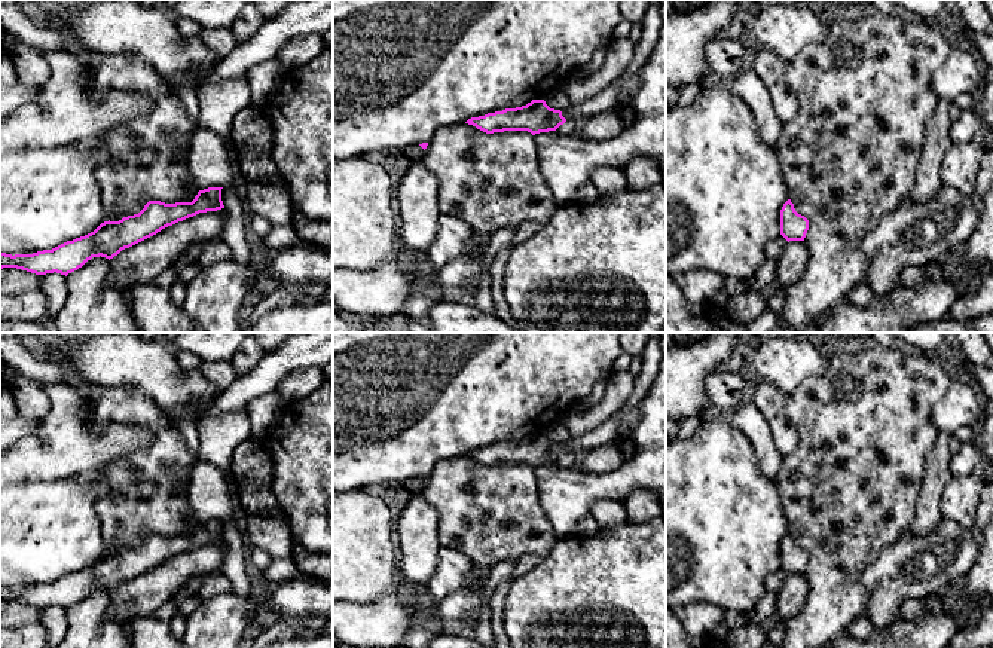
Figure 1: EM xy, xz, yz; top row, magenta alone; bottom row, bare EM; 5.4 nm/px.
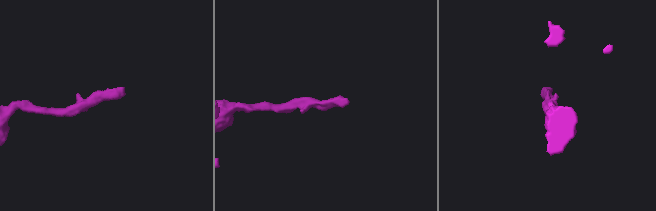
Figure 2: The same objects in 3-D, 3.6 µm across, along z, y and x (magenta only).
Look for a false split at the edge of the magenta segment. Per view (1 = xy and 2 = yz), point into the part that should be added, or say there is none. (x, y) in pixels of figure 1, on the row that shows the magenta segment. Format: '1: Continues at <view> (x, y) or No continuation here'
1: No continuation here
2: No continuation here

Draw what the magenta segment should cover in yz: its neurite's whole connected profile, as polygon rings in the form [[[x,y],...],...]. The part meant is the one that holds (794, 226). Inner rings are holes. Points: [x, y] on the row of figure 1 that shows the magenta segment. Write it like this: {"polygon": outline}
{"polygon": [[[791,199],[780,210],[780,235],[789,241],[804,241],[809,230],[809,220],[798,214]]]}

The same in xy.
{"polygon": [[[208,187],[199,190],[192,202],[165,204],[149,201],[138,214],[123,217],[119,221],[104,221],[94,232],[52,250],[15,256],[0,253],[0,269],[16,268],[36,275],[56,272],[67,276],[92,257],[101,256],[110,260],[122,250],[156,235],[168,226],[199,213],[224,208],[221,189]]]}

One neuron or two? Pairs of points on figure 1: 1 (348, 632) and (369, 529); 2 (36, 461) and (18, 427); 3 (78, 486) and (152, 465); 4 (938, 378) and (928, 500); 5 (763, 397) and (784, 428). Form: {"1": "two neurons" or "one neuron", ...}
{"1": "two neurons", "2": "two neurons", "3": "two neurons", "4": "two neurons", "5": "one neuron"}

